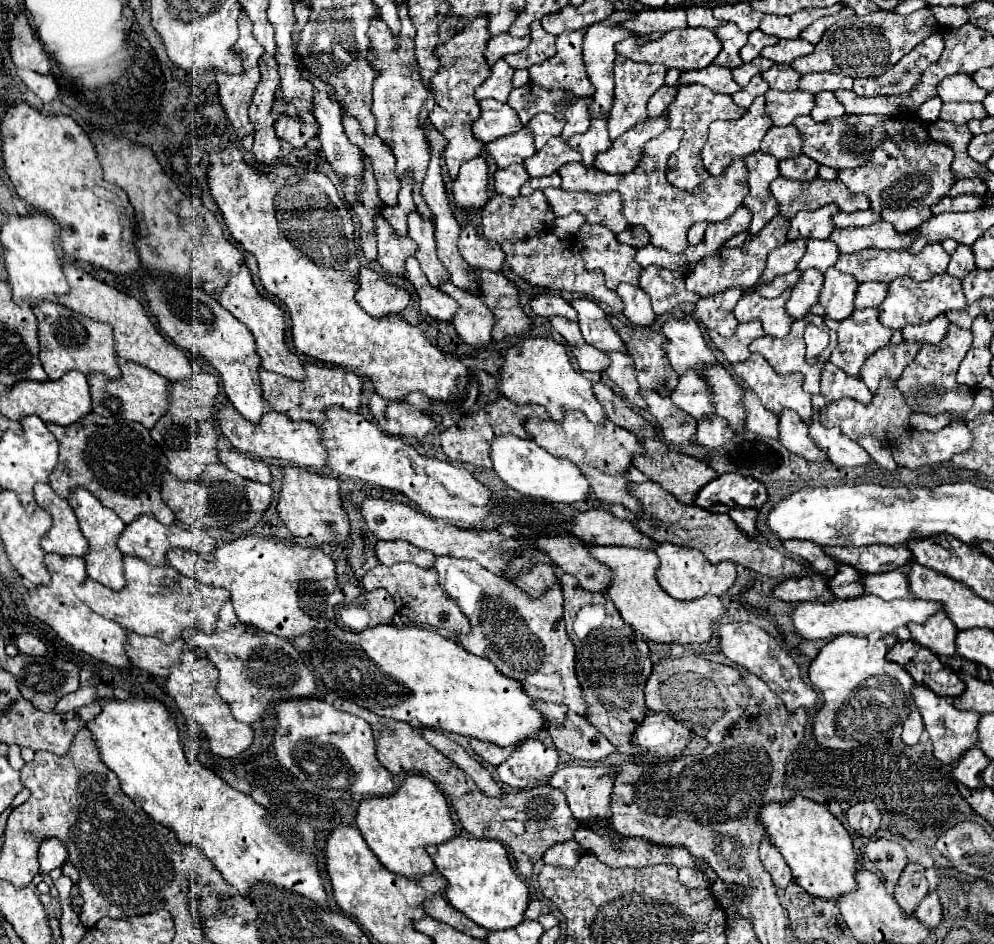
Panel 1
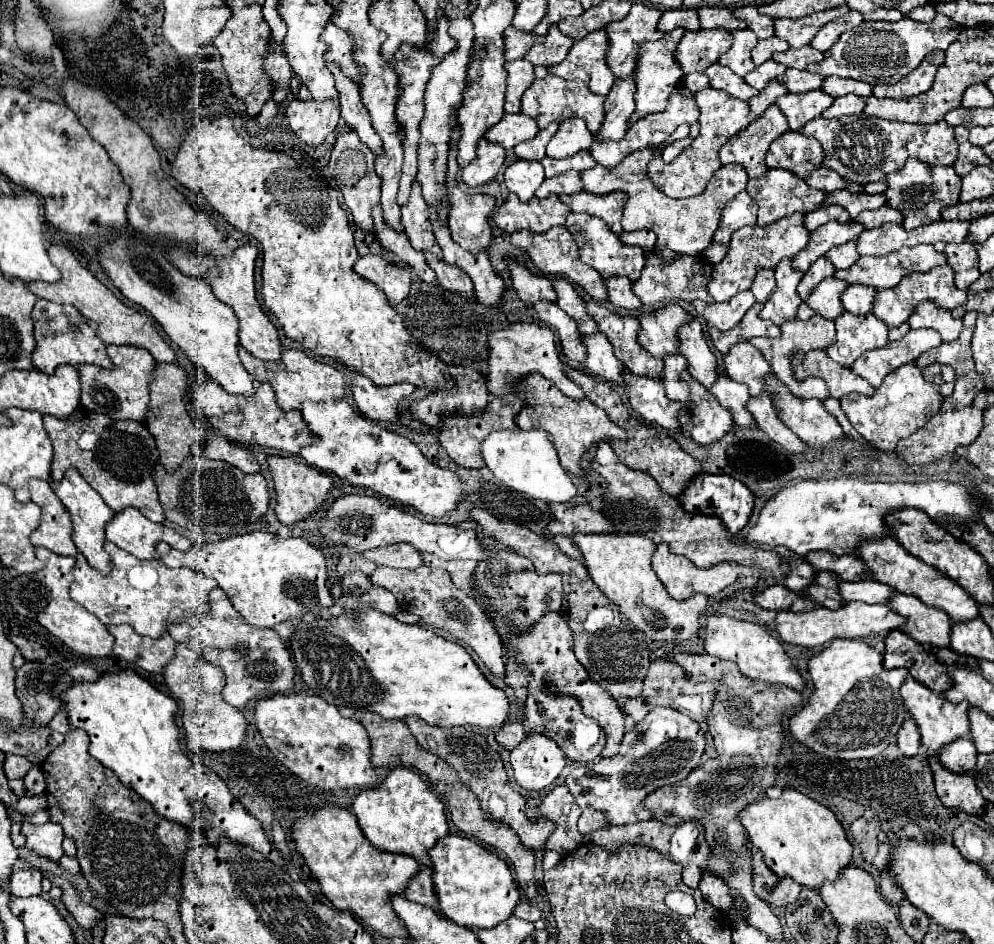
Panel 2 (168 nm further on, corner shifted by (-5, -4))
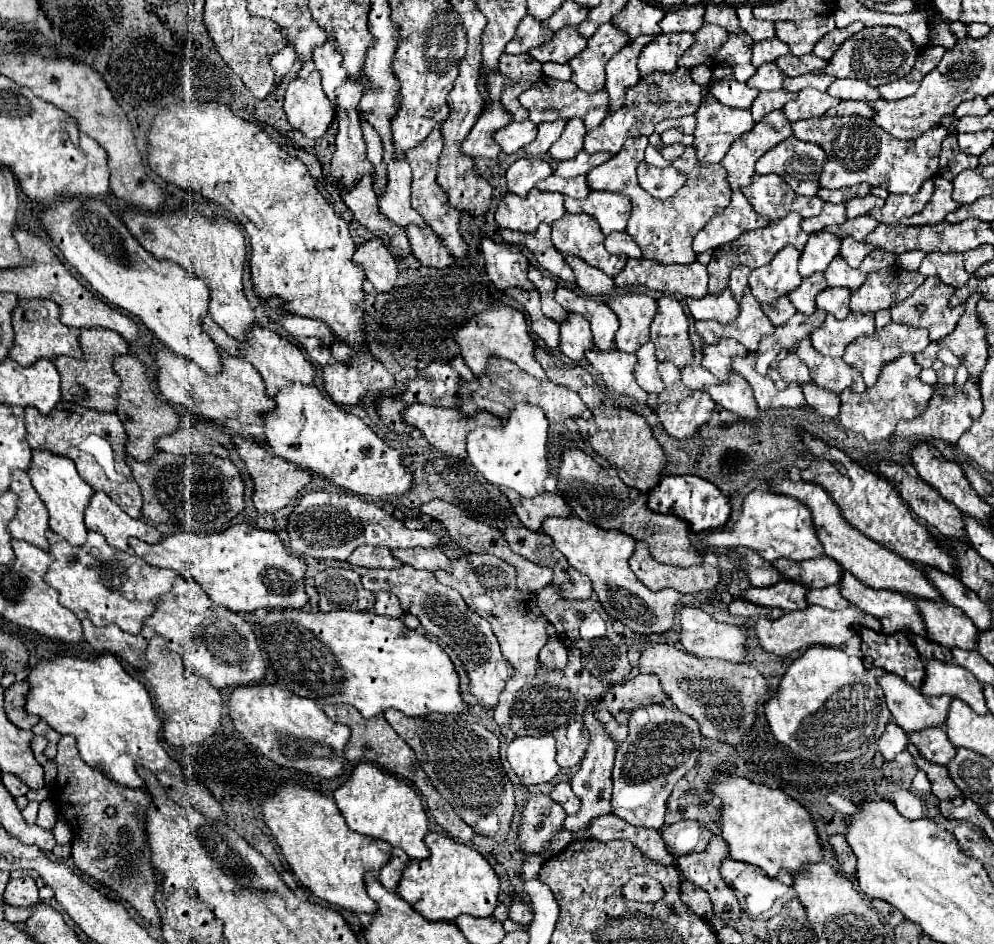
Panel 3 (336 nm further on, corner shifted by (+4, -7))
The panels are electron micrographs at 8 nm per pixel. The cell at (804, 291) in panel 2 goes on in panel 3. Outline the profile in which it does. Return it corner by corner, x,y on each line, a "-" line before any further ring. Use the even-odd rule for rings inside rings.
818,231
816,235
810,235
802,255
800,255
800,275
808,277
818,271
826,271
830,261
838,255
842,239
836,235
830,235
828,231

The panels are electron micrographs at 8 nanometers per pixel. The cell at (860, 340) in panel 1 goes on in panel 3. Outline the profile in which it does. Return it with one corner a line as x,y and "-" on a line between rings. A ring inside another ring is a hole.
828,313
822,327
814,331
812,345
822,355
842,357
848,343
852,343
860,335
872,335
872,333
874,333
874,315
850,313
846,319
838,321
834,315

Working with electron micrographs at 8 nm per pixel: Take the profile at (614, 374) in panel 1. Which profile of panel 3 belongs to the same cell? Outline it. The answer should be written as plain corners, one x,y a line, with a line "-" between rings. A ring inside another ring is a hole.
568,313
566,321
560,323
558,351
564,353
572,361
582,361
590,345
592,345
590,323
578,313

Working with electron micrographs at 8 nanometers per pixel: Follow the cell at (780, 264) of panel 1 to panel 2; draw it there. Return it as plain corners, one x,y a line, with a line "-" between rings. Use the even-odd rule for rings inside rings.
827,222
825,226
817,228
811,232
809,236
809,244
807,248
803,248
803,252
799,252
799,256
793,258
793,268
799,272
807,272
807,268
821,258
829,248
839,246
843,242
849,240
857,240
857,236
863,232
865,228
861,224
839,224
839,222

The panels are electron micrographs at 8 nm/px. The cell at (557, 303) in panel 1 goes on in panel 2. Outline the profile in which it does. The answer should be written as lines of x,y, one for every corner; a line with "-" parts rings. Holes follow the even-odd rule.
511,262
509,264
509,272
511,272
513,288
517,290
517,296
523,302
527,302
527,304
535,304
539,300
555,302
555,288
553,288
553,282
551,280
541,280
543,276
531,274
519,262

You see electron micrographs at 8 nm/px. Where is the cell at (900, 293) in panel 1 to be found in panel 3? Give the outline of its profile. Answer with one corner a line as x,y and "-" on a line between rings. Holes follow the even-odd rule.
900,267
870,273
870,279
852,293
850,309
860,313
876,313
890,309
890,305
904,301
912,291
922,285
924,277
918,271
904,271

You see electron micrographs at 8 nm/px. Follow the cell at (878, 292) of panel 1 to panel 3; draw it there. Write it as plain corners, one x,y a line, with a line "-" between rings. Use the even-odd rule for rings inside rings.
826,287
826,291
822,291
822,295
818,295
816,305
828,313
832,313
836,319
846,319
846,315
850,313
848,307
850,301
850,291
846,291
844,287

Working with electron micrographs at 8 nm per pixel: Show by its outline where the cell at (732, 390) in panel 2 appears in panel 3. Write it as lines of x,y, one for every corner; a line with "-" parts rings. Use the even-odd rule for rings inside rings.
694,351
694,361
692,361
692,365
686,365
684,369
682,369
682,383
686,385
686,387
690,387
690,389
704,389
706,385
712,385
712,383
718,383
718,379
710,373
710,371
706,371
702,365
700,365
700,361
702,361
702,353
700,351

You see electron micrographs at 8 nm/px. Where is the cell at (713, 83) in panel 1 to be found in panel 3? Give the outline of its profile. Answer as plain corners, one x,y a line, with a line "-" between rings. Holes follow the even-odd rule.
718,65
718,67
714,69
714,73
712,73
710,93
712,93
722,105
728,105
728,107
734,107
734,109
750,109
760,91
748,87
746,83
736,81
730,67

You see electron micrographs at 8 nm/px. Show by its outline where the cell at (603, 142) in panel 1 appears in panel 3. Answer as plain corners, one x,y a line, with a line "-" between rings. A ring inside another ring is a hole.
640,35
638,39
634,39
634,43
628,43
626,47
622,47
622,51
618,51
618,55
614,55
608,65
606,65
606,91
610,95
610,111
616,111
622,105
624,99
624,91
628,87
634,87
638,83
638,55
642,51
642,47
646,47
648,43
652,43
656,37
652,35

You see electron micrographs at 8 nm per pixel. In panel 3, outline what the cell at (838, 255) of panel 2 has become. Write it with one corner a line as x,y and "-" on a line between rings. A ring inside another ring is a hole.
846,237
844,241
842,241
842,249
840,249
840,255
848,261
848,265
850,267
858,267
860,265
860,261
868,255
868,253
872,253
876,247
870,247
870,243
858,243
858,241
854,241
854,239
850,239
850,237

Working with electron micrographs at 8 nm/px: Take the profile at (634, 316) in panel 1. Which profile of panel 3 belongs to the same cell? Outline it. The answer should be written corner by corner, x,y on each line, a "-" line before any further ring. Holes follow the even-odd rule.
562,253
566,263
572,267
574,271
574,279
576,279
576,285
578,289
584,293
584,295
610,295
612,289
614,289
614,281
612,277
608,277
606,273
602,273
600,269
596,267
590,267
586,265
582,259
578,259
576,255
570,255
570,253

